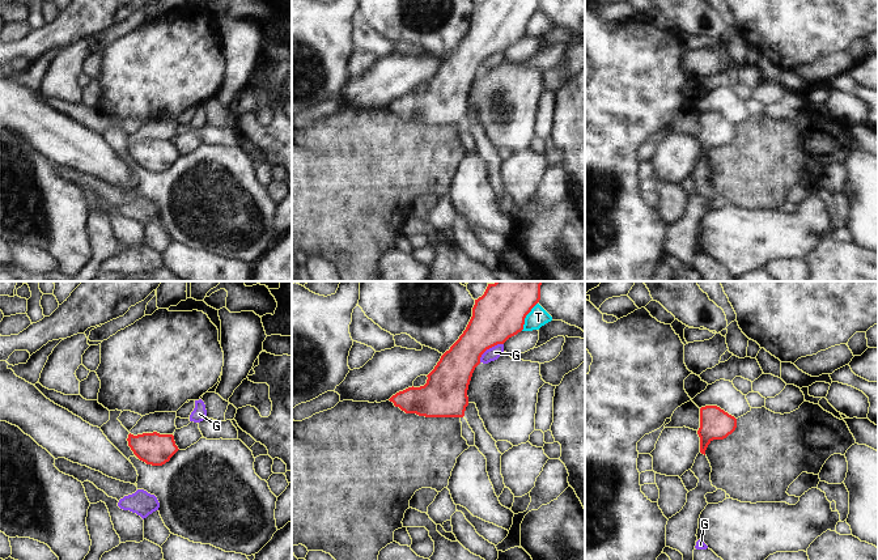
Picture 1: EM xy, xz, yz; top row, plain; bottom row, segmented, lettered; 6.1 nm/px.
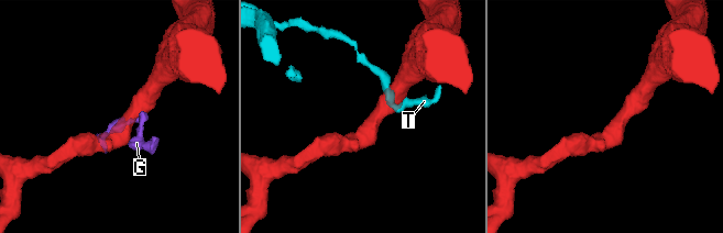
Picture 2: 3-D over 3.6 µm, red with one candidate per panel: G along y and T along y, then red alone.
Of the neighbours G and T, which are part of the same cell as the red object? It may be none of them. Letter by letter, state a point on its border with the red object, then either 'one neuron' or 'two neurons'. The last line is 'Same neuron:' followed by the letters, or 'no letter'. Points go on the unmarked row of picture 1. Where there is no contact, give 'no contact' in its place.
G: meets red in xz at (488, 55); two neurons
T: meets red in xz at (525, 24); two neurons
Same neuron: no letter

